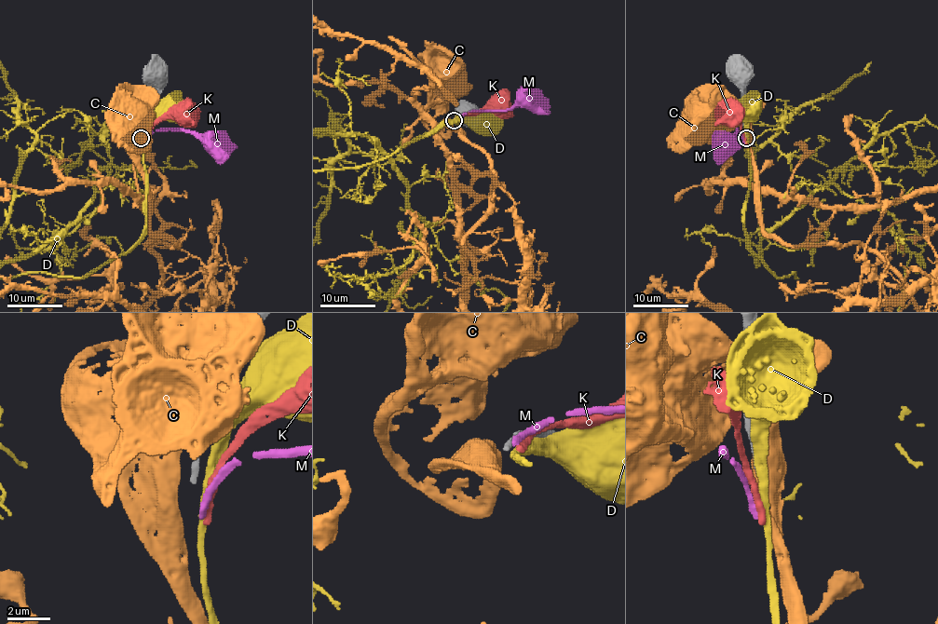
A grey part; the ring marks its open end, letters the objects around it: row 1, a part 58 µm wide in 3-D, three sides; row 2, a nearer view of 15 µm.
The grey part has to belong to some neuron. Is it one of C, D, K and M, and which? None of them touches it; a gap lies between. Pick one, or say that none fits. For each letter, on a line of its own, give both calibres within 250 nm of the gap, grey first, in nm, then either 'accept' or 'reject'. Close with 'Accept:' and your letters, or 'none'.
C: calibres 280 and 650 nm; reject
D: calibres 280 and 400 nm; reject
K: calibres 280 and 320 nm; reject
M: calibres 280 and 260 nm; reject
Accept: none

